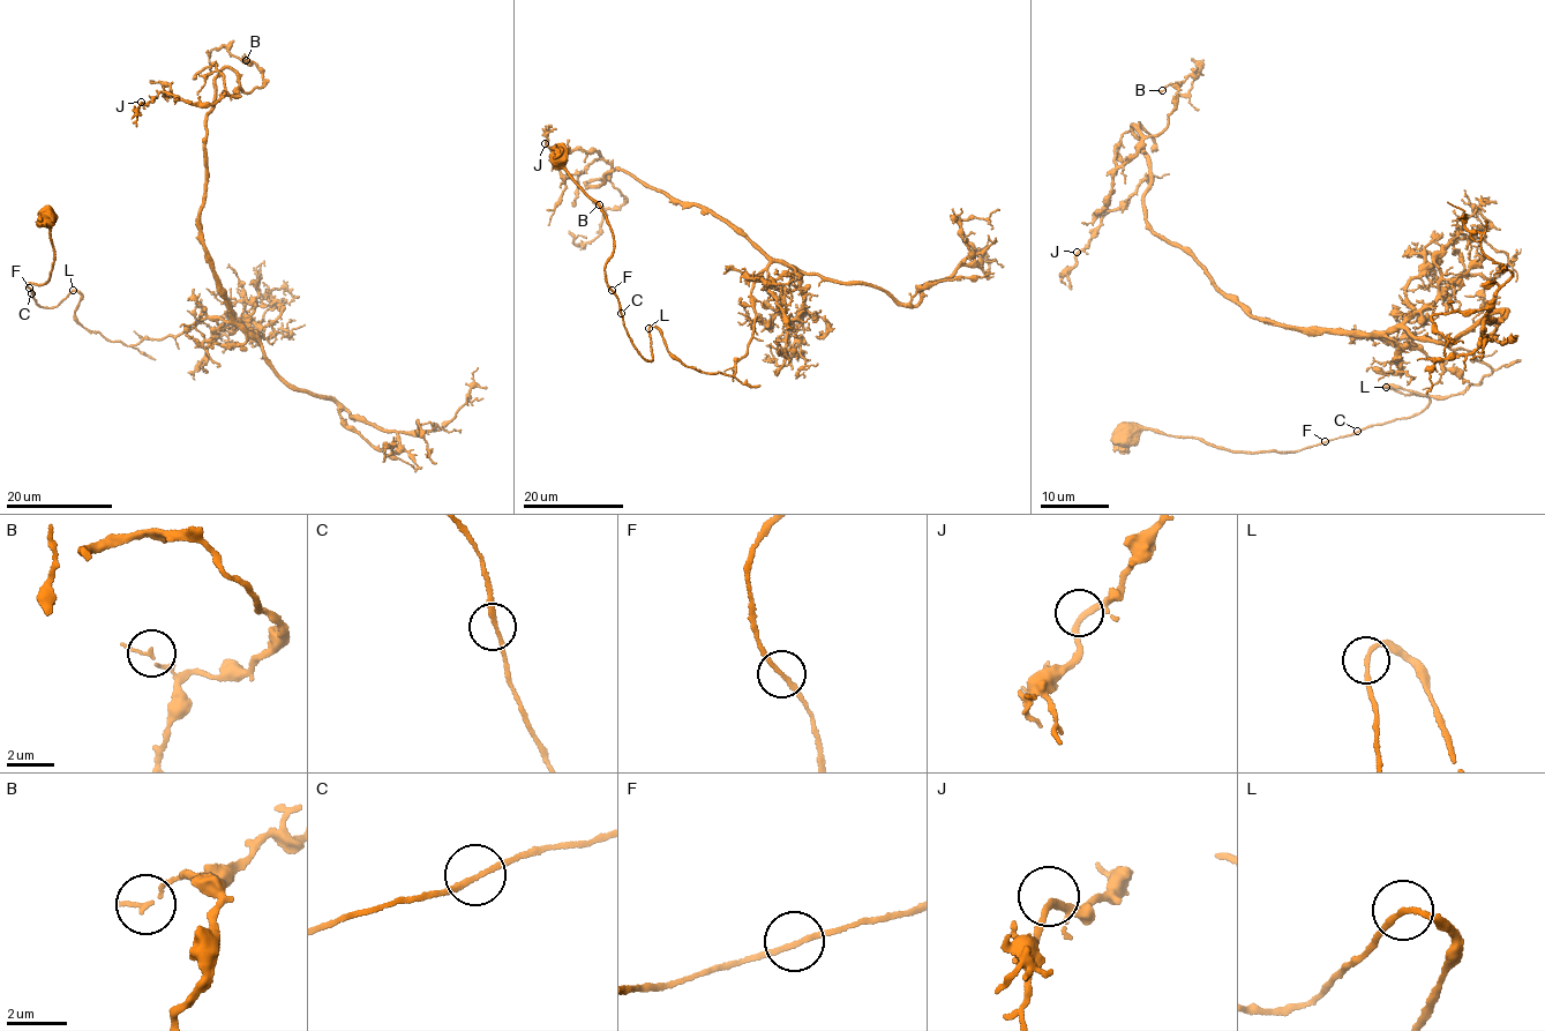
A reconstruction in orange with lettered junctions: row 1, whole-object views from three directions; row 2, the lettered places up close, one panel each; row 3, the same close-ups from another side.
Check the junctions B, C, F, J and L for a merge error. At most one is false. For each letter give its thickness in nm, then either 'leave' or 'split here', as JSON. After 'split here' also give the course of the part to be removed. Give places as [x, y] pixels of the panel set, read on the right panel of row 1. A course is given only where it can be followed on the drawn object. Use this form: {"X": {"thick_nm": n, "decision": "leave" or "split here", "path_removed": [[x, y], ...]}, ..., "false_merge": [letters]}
{"B": {"thick_nm": 110, "decision": "leave"}, "C": {"thick_nm": 190, "decision": "leave"}, "F": {"thick_nm": 160, "decision": "leave"}, "J": {"thick_nm": 200, "decision": "leave"}, "L": {"thick_nm": 170, "decision": "leave"}, "false_merge": []}

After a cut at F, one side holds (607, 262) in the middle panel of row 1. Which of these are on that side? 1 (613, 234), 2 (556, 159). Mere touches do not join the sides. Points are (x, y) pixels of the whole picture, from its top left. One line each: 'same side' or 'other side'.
1: same side
2: same side

